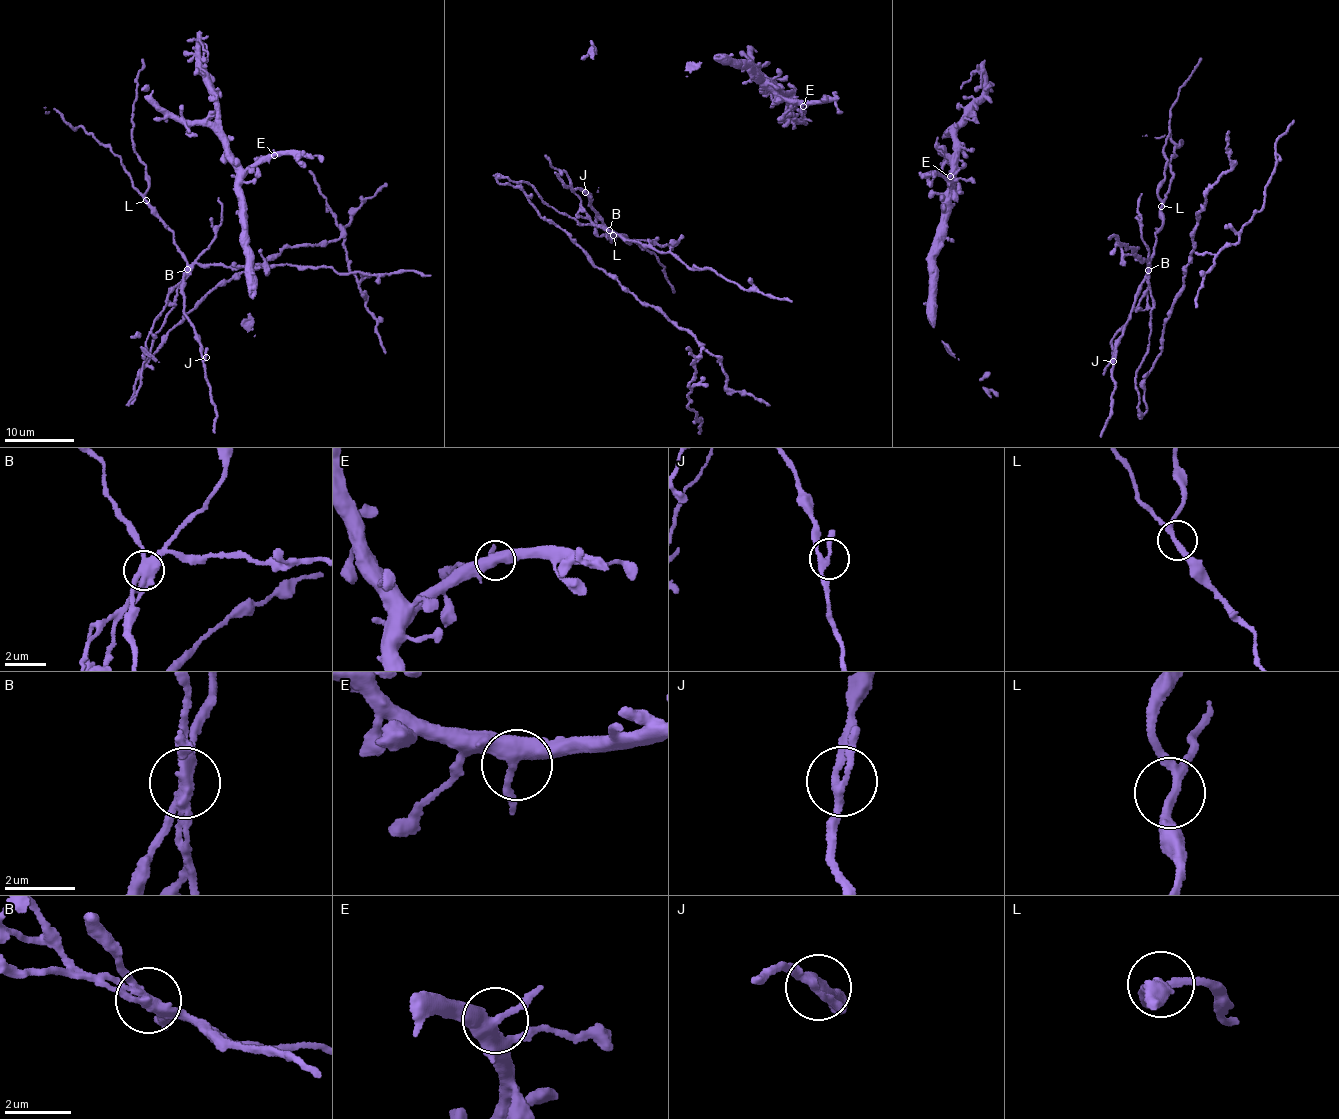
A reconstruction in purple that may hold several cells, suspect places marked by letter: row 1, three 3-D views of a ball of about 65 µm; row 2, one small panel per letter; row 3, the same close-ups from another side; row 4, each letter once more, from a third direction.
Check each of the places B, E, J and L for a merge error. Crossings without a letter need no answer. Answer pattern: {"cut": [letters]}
{"cut": ["B"]}

